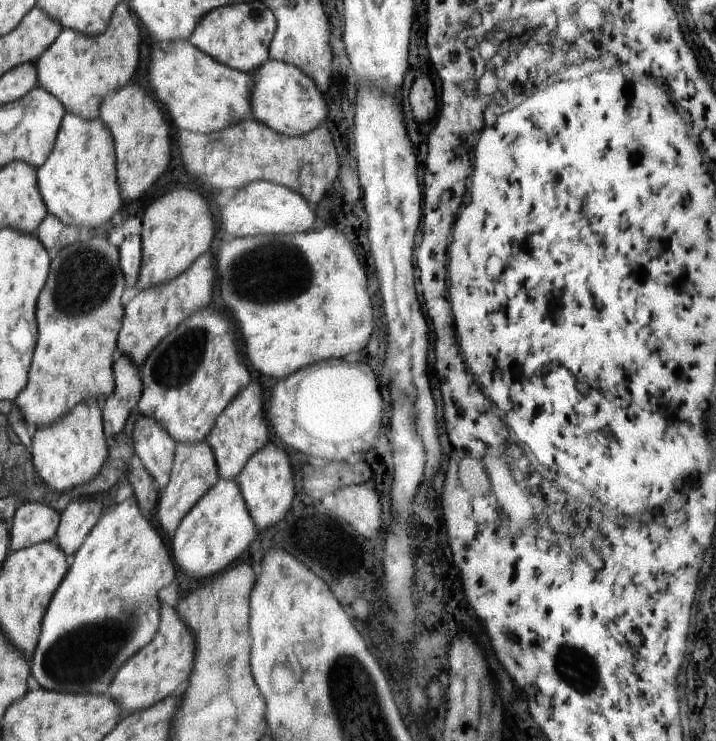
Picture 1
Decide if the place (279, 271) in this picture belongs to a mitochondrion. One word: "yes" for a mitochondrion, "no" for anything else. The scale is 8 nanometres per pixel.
yes

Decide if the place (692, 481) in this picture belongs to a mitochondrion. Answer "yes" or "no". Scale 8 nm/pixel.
no

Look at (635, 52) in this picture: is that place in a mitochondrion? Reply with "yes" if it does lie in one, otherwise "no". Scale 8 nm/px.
no

